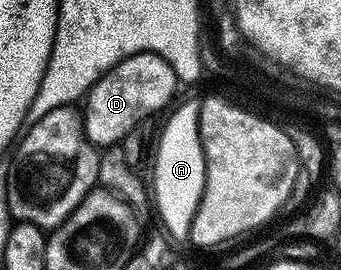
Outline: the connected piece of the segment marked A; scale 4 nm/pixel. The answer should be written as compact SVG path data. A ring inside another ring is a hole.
M198 100L183 101L179 106L177 105L166 114L163 121L161 147L157 147L157 163L153 178L153 184L155 184L155 189L153 185L153 205L155 201L155 209L163 220L162 228L171 237L175 235L183 237L189 229L187 225L193 223L197 215L197 207L201 203L207 170L203 140L199 134L200 102Z

